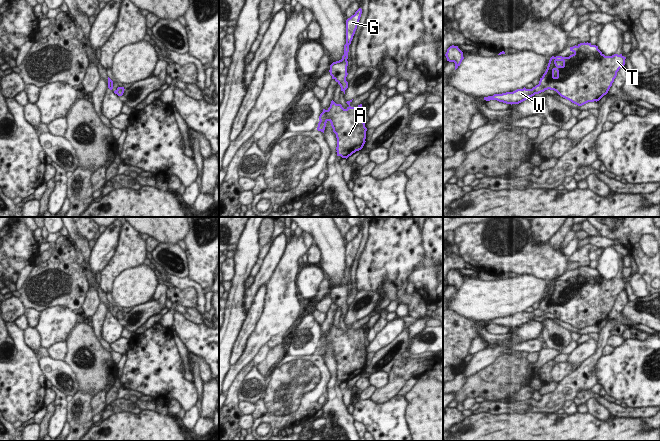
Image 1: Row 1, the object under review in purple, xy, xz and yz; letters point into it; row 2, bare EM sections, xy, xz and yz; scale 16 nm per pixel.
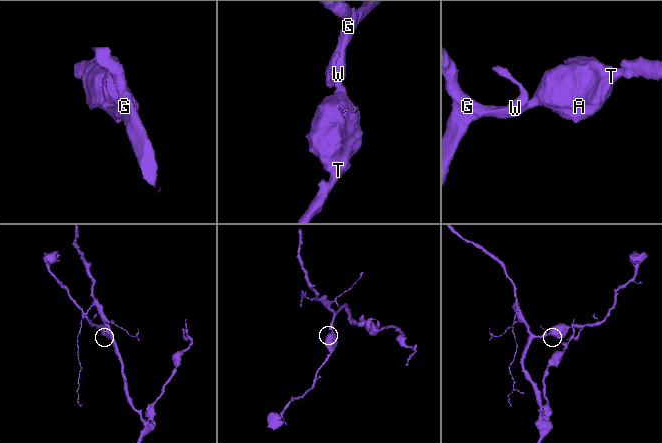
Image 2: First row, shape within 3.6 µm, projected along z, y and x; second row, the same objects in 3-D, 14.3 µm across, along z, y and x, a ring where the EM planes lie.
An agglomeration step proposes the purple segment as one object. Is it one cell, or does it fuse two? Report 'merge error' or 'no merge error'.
no merge error

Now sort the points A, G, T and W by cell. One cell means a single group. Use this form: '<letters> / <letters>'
A G T W

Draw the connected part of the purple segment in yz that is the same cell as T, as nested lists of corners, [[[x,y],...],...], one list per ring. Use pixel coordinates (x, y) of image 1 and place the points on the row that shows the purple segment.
[[[588,42],[570,47],[570,51],[573,54],[569,57],[552,56],[539,84],[532,89],[524,87],[484,97],[484,100],[519,104],[550,89],[578,106],[599,101],[608,93],[626,57],[622,54],[605,56],[598,46]]]

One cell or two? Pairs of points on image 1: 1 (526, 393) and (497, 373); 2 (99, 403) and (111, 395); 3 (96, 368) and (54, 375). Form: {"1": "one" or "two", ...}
{"1": "two", "2": "one", "3": "two"}

